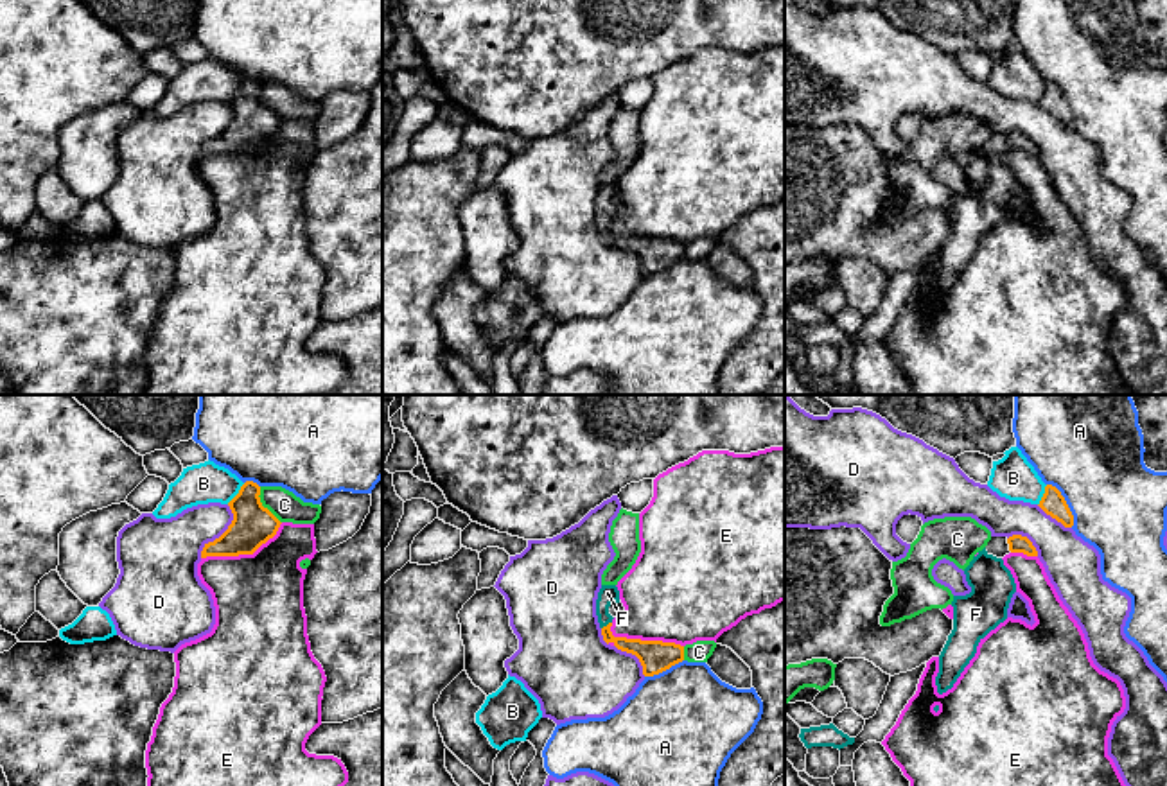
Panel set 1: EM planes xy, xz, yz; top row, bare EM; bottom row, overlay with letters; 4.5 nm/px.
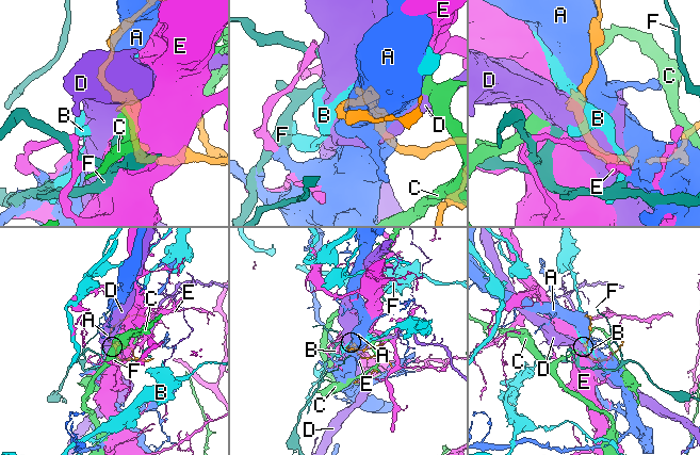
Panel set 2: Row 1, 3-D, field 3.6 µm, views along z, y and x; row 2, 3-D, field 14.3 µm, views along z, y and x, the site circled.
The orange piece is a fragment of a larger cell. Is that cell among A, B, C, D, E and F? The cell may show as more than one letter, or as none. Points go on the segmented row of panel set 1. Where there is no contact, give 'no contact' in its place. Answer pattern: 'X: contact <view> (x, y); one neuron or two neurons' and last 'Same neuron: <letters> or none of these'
A: contact yz (1065, 503); two neurons
B: contact xy (237, 494); two neurons
C: contact xy (261, 505); two neurons
D: contact xy (223, 533); two neurons
E: contact xy (243, 553); two neurons
F: contact xz (607, 625); one neuron
Same neuron: F

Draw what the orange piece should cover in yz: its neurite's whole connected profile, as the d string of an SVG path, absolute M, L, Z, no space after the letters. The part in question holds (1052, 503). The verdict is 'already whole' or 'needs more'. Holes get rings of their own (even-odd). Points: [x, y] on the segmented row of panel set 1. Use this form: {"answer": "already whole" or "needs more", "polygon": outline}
{"answer": "already whole", "polygon": "M1052 485L1045 486L1045 493L1043 493L1038 506L1047 515L1050 515L1057 522L1061 522L1065 528L1074 526L1074 515L1072 515L1068 504L1066 504L1065 497L1061 495L1061 492L1056 486L1052 486Z"}

